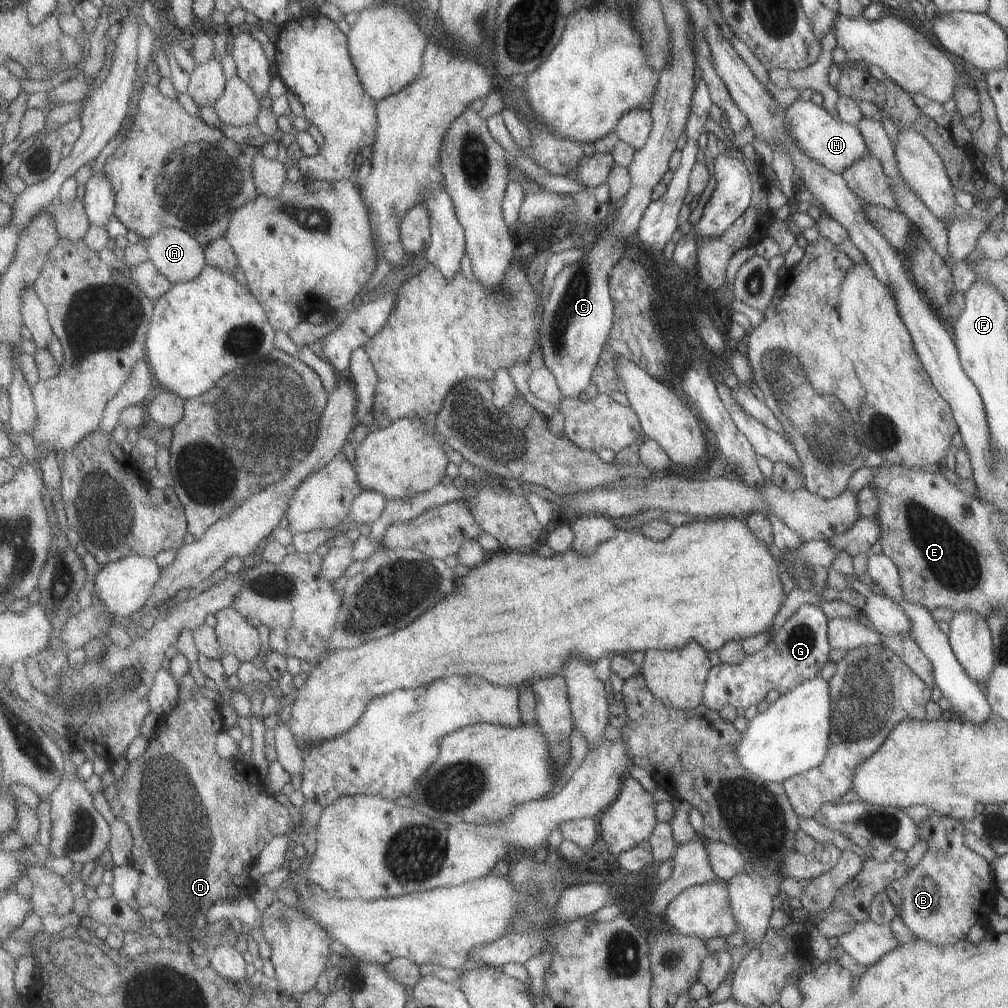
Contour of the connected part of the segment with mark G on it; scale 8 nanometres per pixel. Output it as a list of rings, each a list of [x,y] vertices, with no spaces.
[[[804,603],[760,650],[744,655],[737,664],[712,666],[704,682],[700,703],[717,712],[723,705],[745,710],[748,706],[757,706],[769,690],[785,694],[803,681],[817,676],[832,650],[827,640],[826,622],[825,614],[817,604]]]

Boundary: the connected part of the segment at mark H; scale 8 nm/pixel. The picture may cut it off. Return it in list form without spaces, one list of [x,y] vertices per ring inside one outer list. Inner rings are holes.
[[[795,99],[792,104],[782,106],[782,113],[787,132],[800,151],[828,171],[841,174],[844,168],[869,155],[858,128],[855,125],[842,123],[834,113],[830,114],[821,105]]]

